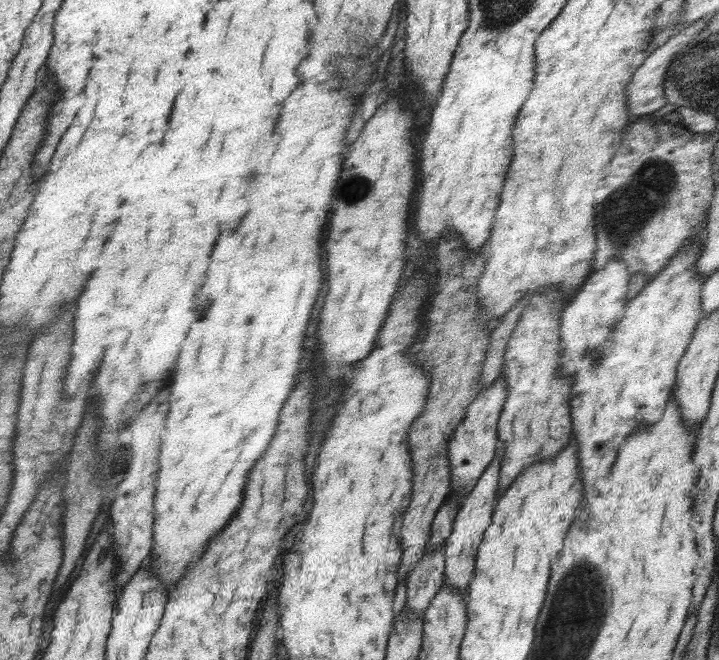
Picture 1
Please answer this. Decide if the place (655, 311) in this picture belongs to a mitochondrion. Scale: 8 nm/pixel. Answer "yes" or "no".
no

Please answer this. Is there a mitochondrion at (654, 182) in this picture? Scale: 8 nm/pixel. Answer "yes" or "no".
yes

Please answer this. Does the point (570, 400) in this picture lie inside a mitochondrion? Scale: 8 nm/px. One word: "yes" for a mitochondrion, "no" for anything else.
no

